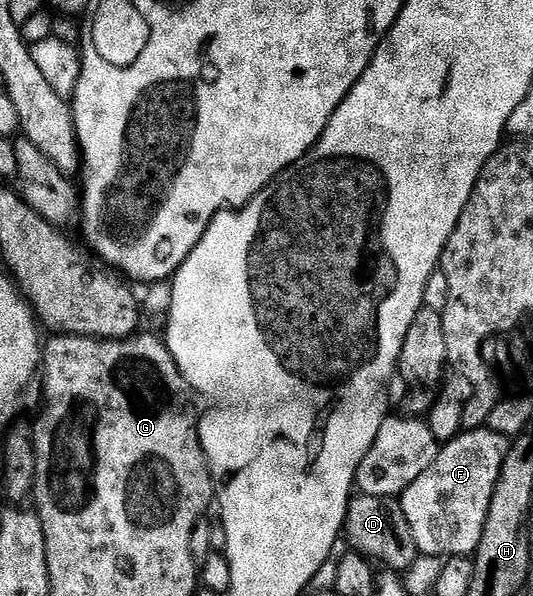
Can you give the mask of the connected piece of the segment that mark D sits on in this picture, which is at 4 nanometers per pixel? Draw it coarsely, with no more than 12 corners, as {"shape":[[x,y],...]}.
{"shape":[[356,493],[350,549],[396,572],[420,555],[402,501]]}

